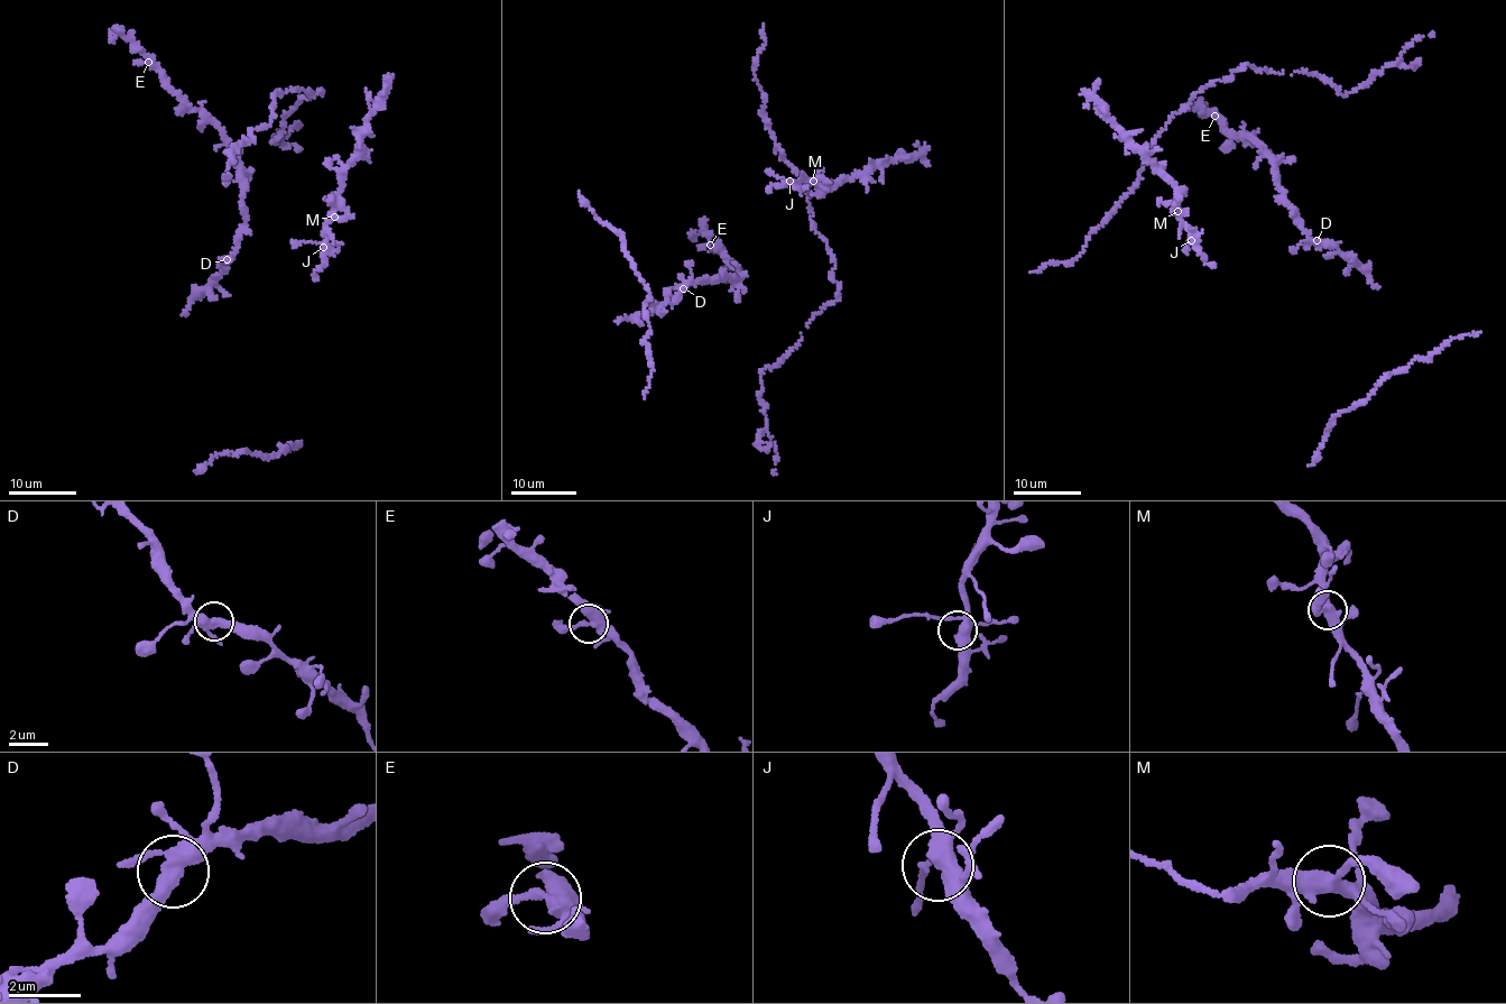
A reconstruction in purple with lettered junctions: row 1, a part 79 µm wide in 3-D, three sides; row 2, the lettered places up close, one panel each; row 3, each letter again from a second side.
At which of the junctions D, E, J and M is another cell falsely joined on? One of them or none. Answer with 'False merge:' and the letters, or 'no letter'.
False merge: no letter

